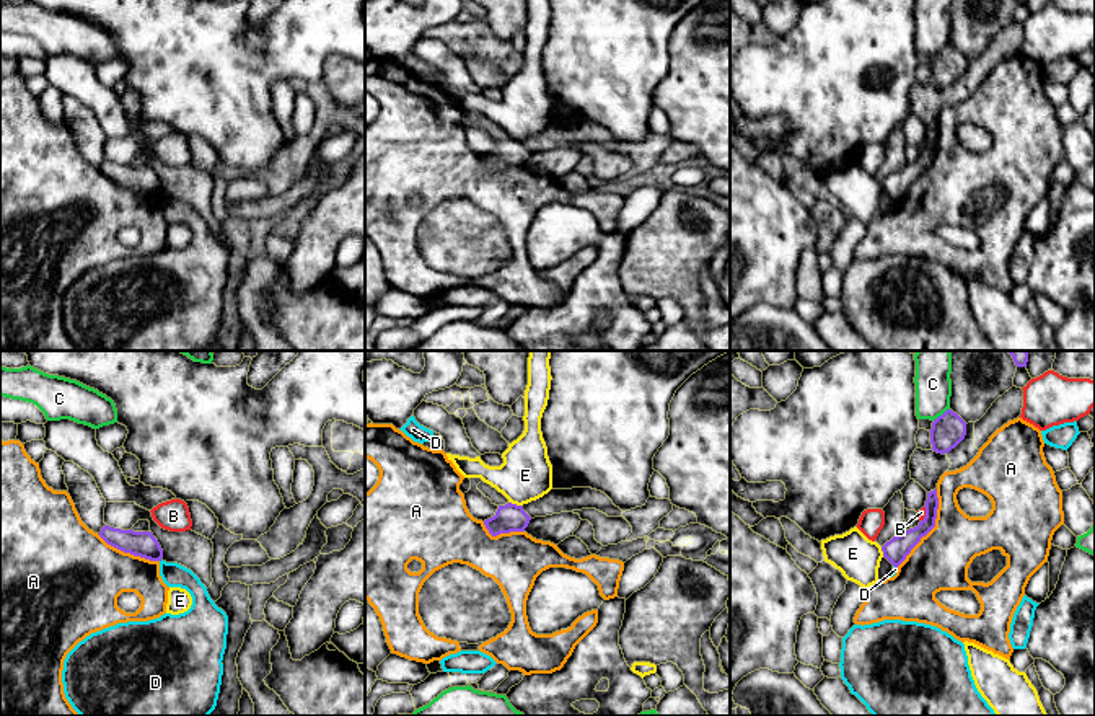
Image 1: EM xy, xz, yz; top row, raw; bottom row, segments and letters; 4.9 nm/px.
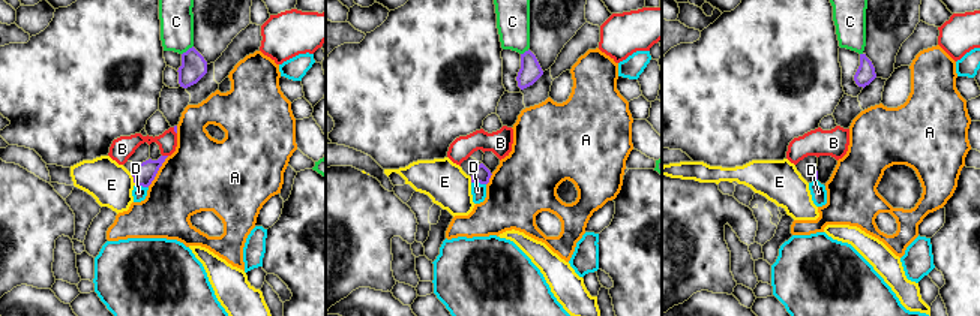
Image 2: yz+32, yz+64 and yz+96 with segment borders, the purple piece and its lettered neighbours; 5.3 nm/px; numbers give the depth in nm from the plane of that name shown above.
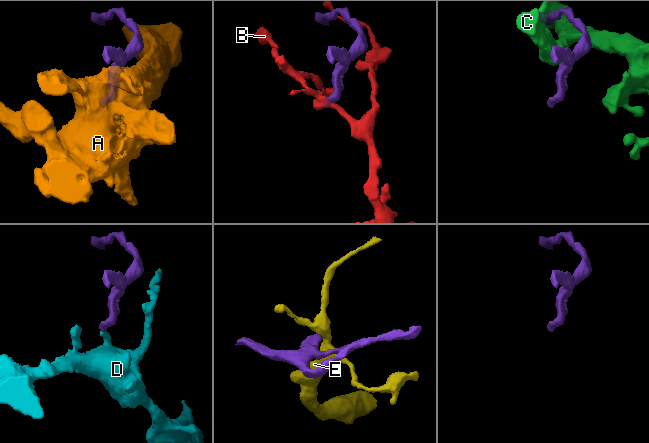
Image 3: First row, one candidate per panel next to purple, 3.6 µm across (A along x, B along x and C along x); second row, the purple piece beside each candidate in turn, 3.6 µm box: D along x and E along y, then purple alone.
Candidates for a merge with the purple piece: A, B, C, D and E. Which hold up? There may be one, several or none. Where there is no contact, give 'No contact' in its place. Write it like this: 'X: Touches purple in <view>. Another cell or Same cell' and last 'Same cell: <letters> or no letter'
A: Touches purple in yz. Another cell
B: Touches purple in yz. Another cell
C: Touches purple in yz. Another cell
D: Touches purple in yz. Another cell
E: Touches purple in xz. Another cell
Same cell: no letter

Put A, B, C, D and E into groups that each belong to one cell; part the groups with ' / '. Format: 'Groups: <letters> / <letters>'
Groups: A / B / C / D / E

